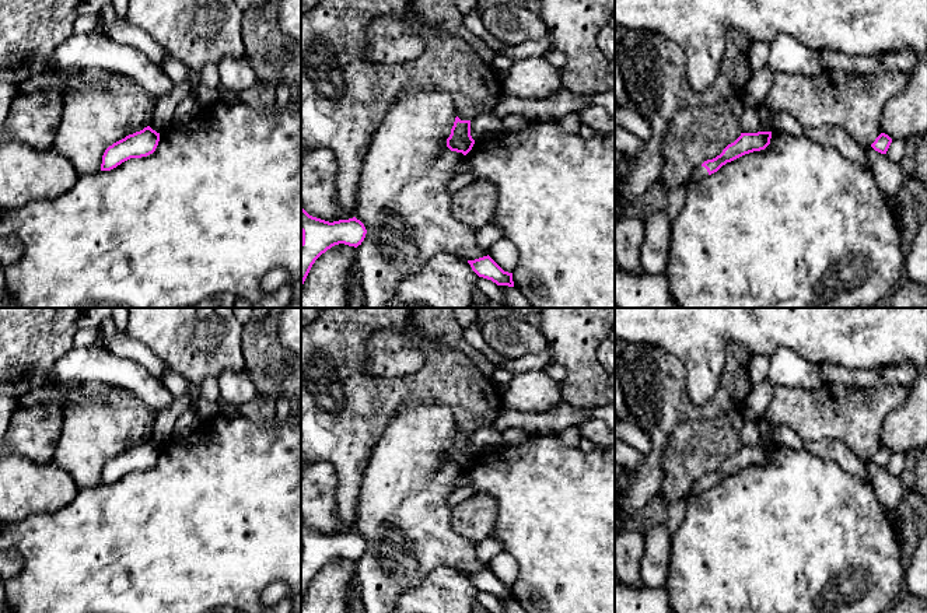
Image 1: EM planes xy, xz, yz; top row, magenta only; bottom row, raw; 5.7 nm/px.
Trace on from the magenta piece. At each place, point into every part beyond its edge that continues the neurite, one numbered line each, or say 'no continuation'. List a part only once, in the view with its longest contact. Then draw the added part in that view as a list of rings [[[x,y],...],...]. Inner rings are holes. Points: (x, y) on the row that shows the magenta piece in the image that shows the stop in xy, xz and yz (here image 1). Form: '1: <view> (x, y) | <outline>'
1: yz (699, 172) | [[[699,165],[699,167],[693,171],[693,174],[690,175],[690,178],[689,178],[686,186],[689,186],[689,185],[697,182],[699,179],[702,179],[703,176],[707,176],[707,175],[709,175],[707,169],[706,169],[704,167],[702,167],[702,165]],[[685,186],[685,188],[686,188],[686,186]]]

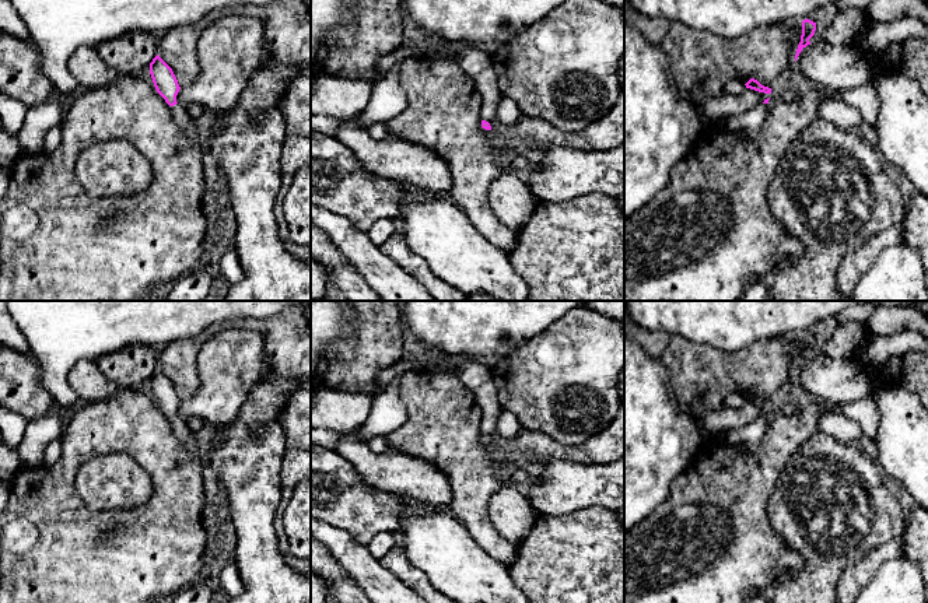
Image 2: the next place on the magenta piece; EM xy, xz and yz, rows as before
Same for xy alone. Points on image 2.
1: xy (186, 123) | [[[183,105],[171,106],[171,113],[175,123],[179,126],[182,133],[192,141],[200,144],[200,127],[196,125],[196,119],[193,119]]]

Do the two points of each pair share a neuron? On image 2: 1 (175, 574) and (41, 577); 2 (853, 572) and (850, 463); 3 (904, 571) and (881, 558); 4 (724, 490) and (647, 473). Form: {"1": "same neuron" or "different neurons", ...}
{"1": "same neuron", "2": "different neurons", "3": "different neurons", "4": "different neurons"}

